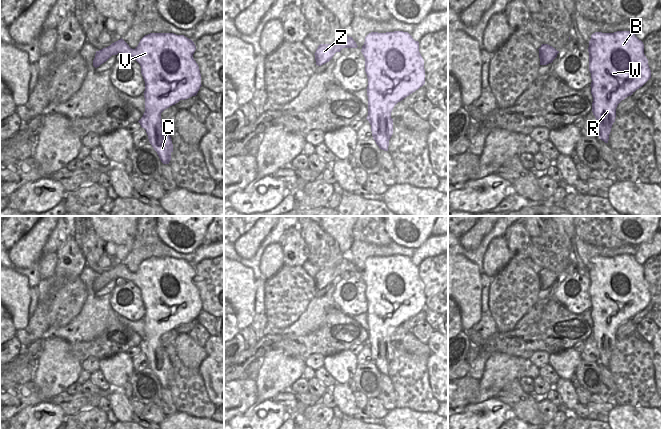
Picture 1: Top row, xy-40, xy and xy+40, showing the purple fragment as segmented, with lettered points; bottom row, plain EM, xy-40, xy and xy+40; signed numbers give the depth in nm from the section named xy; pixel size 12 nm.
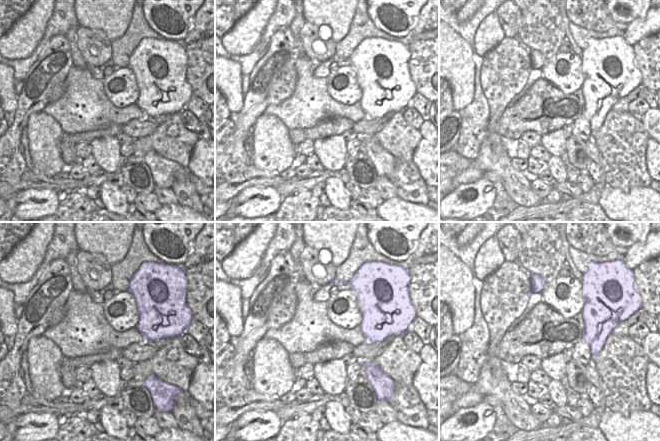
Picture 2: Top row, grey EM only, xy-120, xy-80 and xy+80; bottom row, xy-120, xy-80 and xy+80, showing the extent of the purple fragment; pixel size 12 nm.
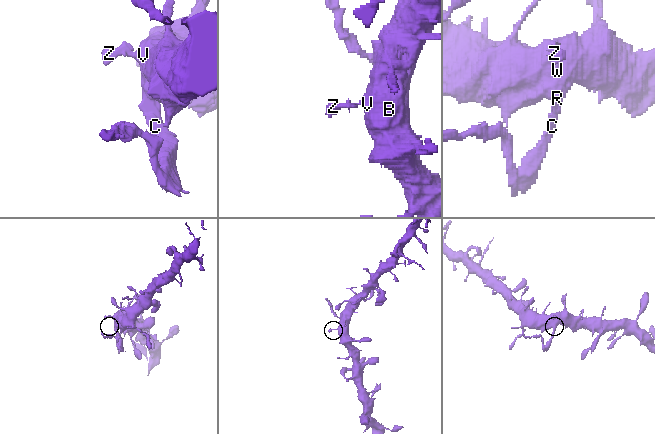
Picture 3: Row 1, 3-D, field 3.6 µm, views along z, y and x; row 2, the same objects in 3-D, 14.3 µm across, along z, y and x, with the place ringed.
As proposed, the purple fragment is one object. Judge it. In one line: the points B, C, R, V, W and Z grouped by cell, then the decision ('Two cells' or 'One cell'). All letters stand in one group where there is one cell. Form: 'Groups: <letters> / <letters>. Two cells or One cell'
Groups: B R V W Z / C. Two cells.

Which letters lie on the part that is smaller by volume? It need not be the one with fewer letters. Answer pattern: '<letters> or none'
C.

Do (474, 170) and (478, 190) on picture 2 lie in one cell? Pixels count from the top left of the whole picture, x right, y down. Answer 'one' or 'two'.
two

